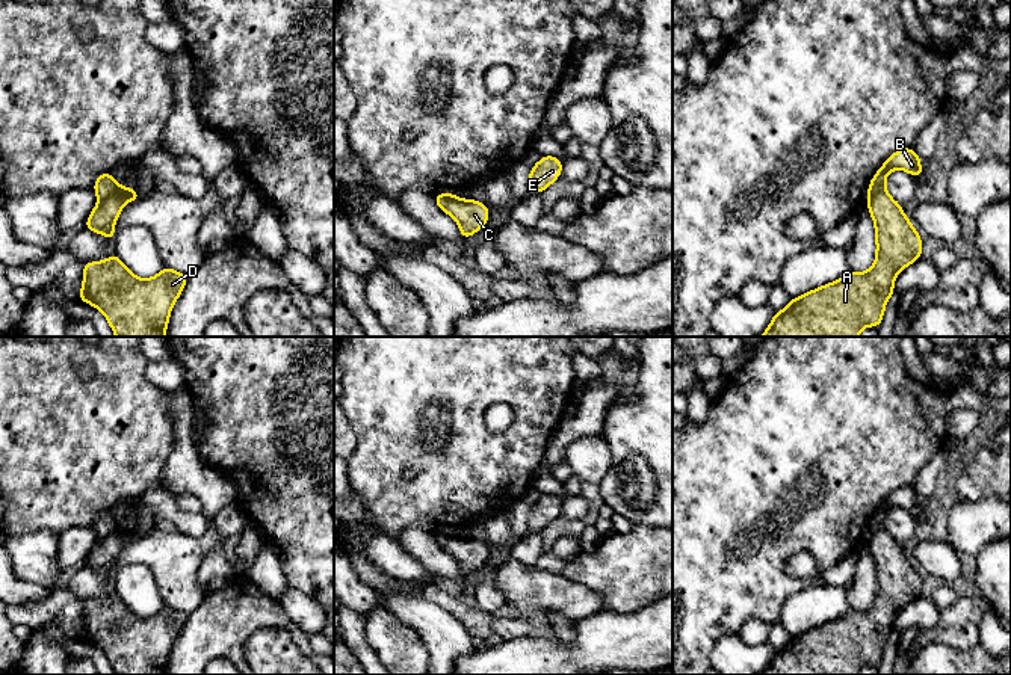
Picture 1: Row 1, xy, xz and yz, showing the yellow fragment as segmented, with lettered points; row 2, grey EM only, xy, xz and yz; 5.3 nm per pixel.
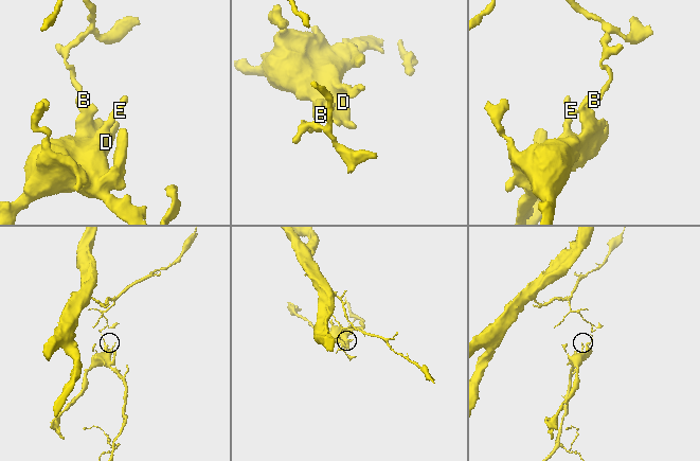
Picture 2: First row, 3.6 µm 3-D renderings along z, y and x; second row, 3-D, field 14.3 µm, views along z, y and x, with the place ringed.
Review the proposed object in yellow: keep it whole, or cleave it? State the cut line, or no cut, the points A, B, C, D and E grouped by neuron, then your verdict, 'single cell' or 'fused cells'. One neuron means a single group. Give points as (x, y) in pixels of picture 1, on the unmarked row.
cut in xy along (120, 526), (98, 539); A C D E / B; fused cells

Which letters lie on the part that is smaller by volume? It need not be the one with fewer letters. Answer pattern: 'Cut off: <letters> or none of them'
Cut off: A, C, D, E

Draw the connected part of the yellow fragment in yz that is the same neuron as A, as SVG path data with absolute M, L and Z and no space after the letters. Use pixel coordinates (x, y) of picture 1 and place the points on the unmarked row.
M886 529L866 538L875 560L877 593L873 604L863 610L848 612L799 636L772 654L771 663L760 675L858 675L864 664L880 666L887 637L895 634L896 613L922 593L922 578L913 562L905 556L902 544Z

